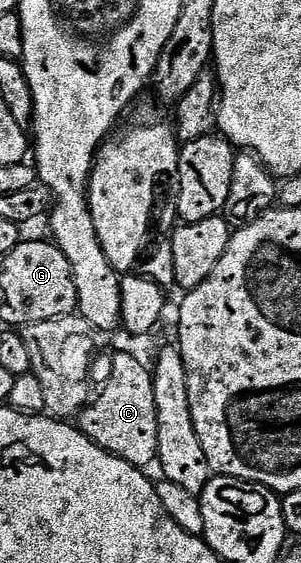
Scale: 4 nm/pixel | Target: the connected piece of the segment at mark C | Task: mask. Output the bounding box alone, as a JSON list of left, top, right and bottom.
[79,355,159,469]

